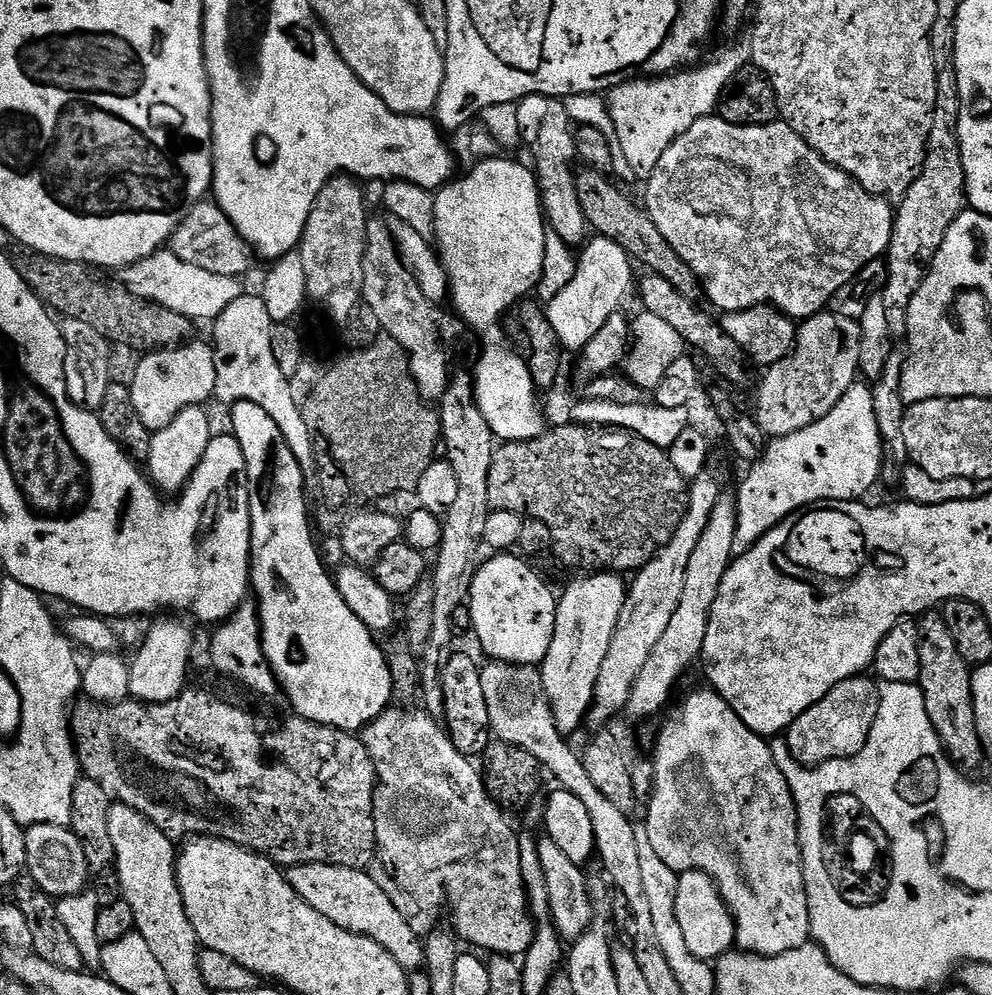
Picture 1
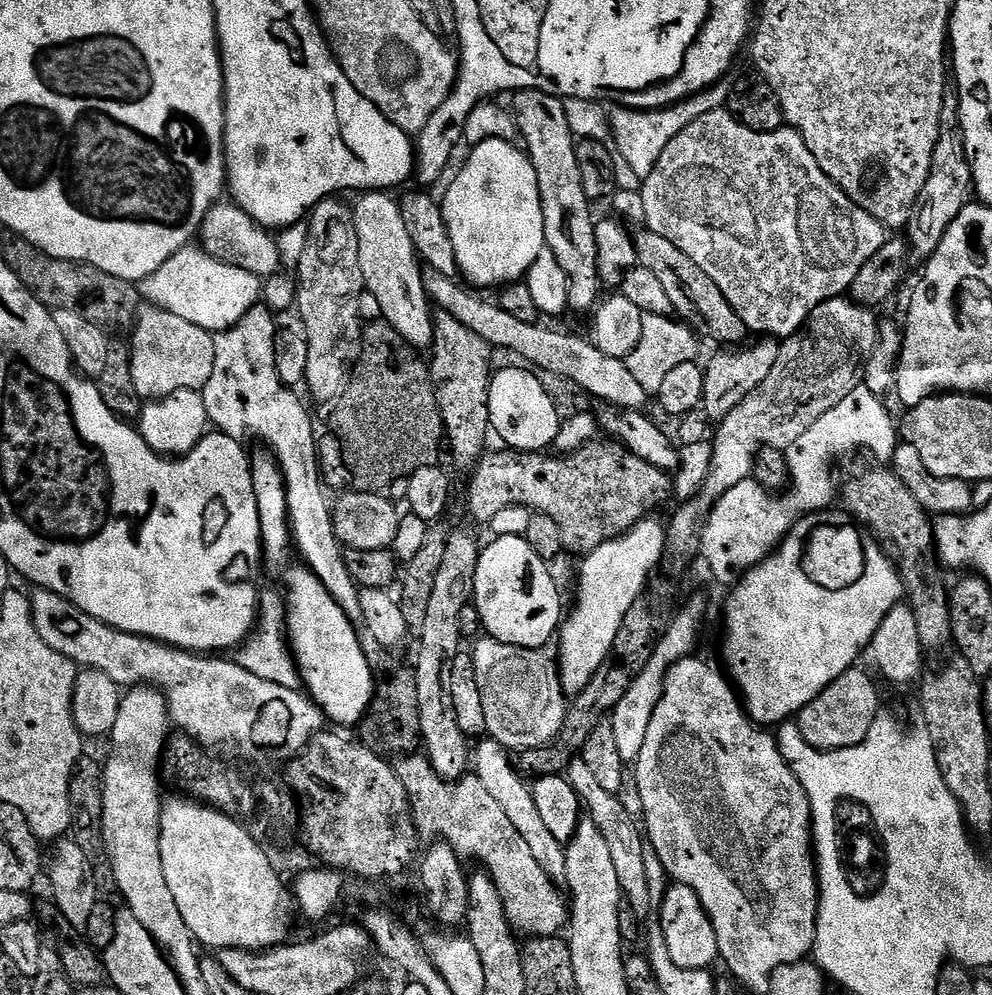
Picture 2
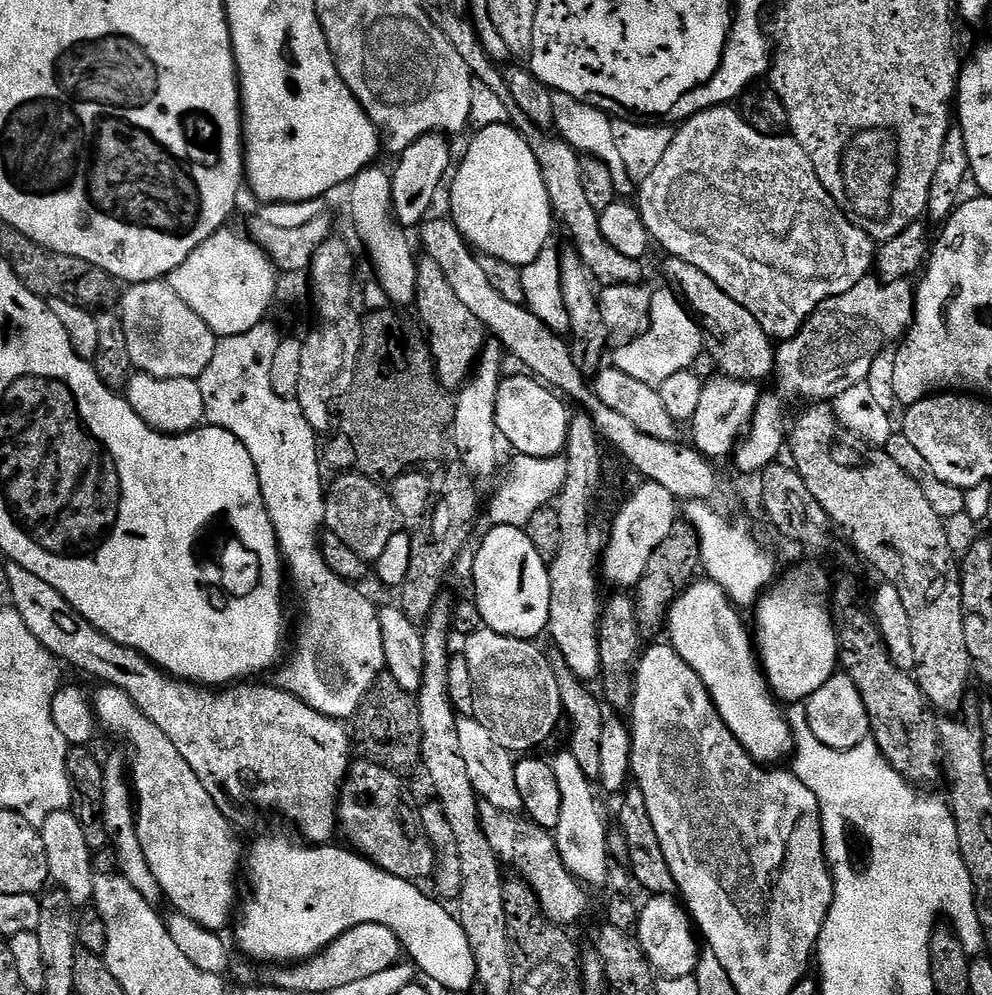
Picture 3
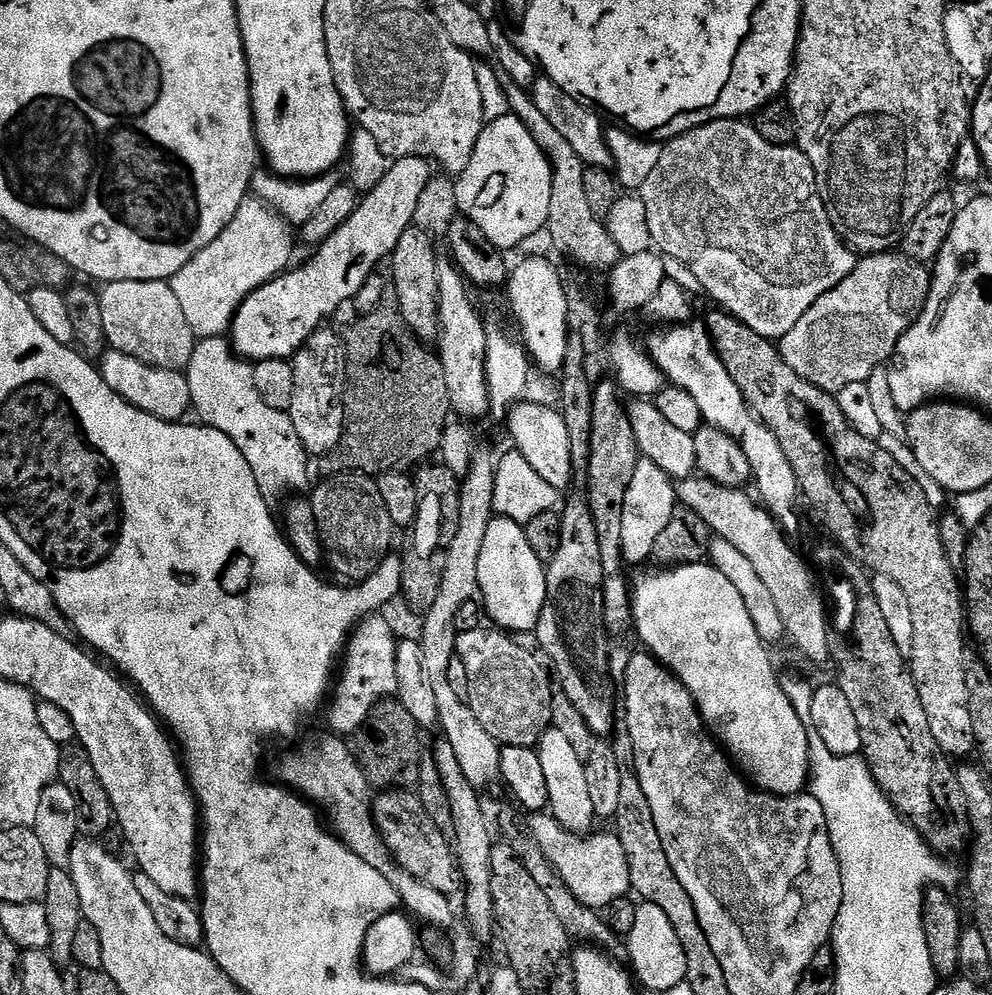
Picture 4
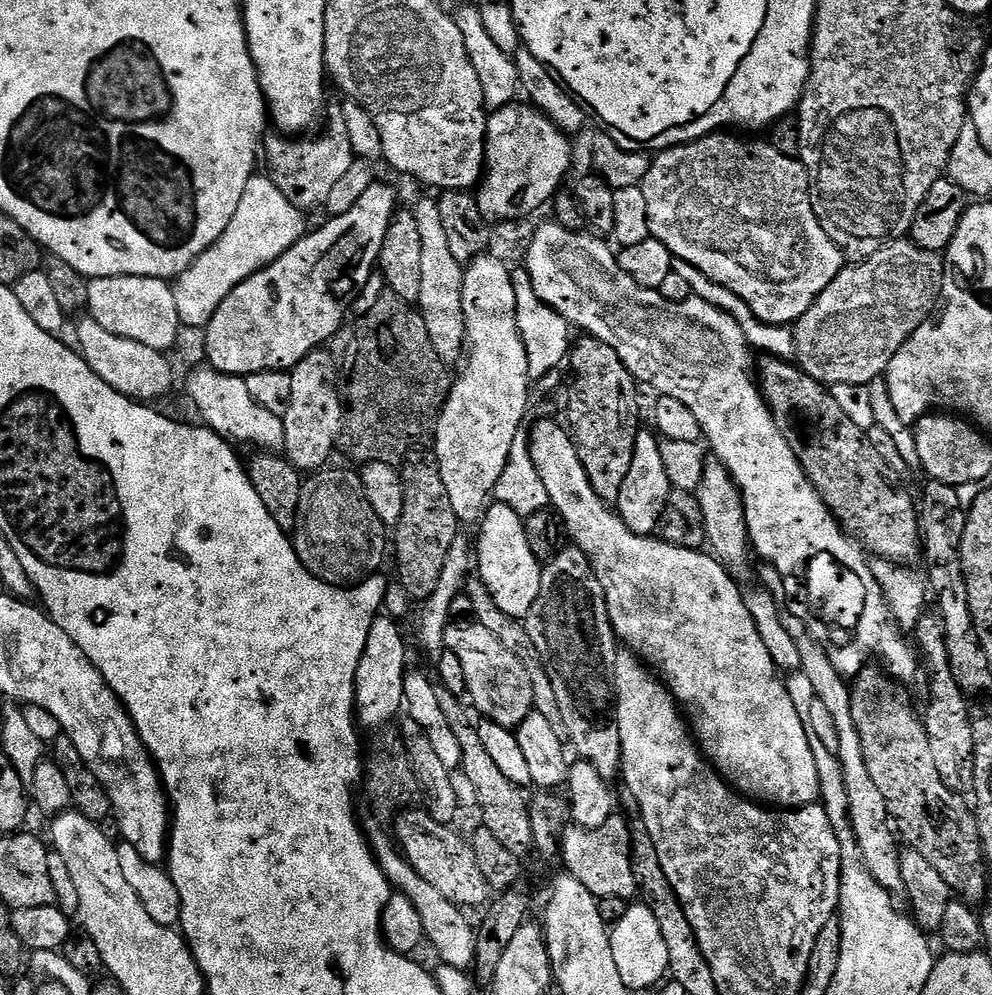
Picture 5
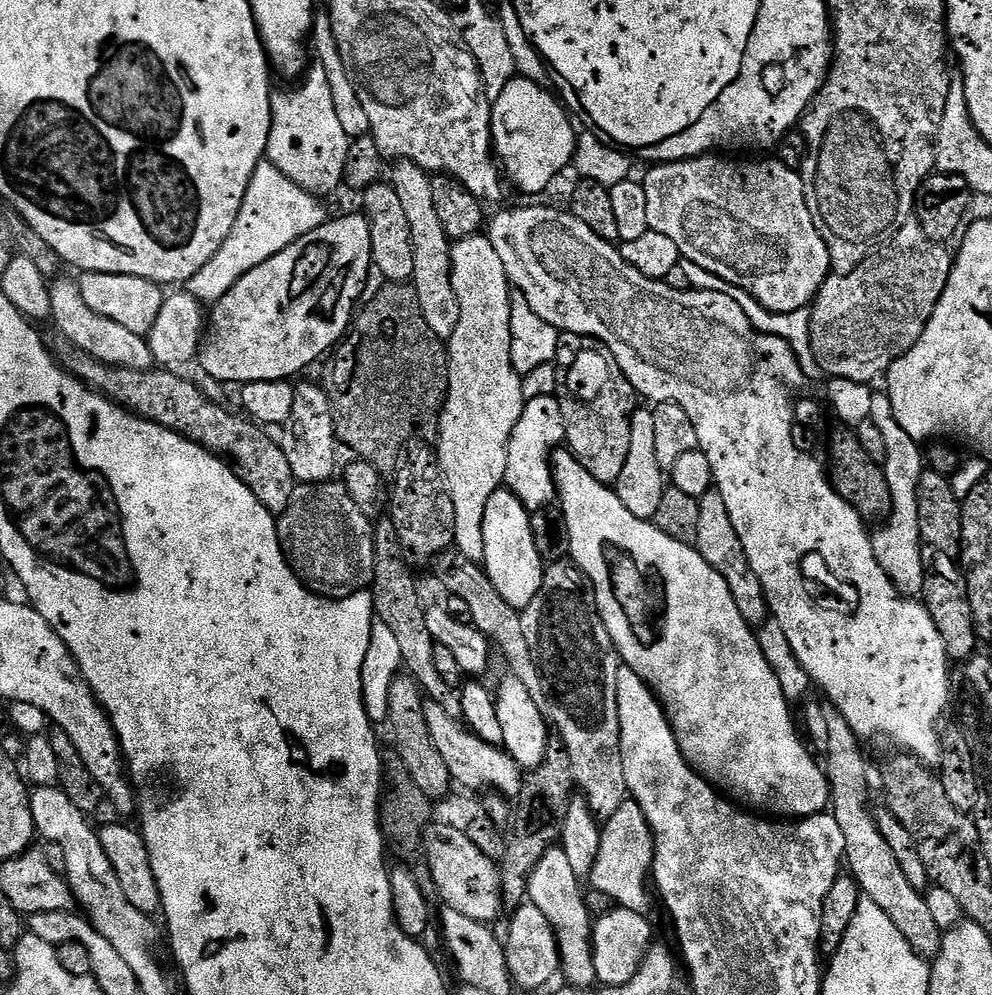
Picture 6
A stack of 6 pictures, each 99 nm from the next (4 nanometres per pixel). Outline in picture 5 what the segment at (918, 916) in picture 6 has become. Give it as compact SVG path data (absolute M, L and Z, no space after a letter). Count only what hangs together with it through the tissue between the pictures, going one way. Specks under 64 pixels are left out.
M792 614L785 619L784 625L786 626L786 630L790 630L790 638L794 638L794 642L798 644L798 654L802 654L799 671L806 674L811 695L815 697L815 699L822 701L826 706L826 710L830 710L830 716L834 718L834 726L838 730L838 746L836 747L835 755L838 757L842 770L844 771L844 788L848 791L850 816L854 821L856 841L860 847L860 858L863 860L864 865L867 866L868 873L874 878L874 882L878 882L878 886L882 886L893 894L903 893L904 883L902 882L902 870L900 869L901 849L899 847L896 848L898 840L894 835L893 825L890 823L886 802L882 798L882 793L878 791L878 786L874 786L874 782L870 778L870 770L866 770L866 758L862 754L862 742L858 736L858 726L854 726L852 690L849 681L845 679L845 677L840 676L838 670L834 670L834 662L832 661L829 649L827 647L824 649L823 646L808 633L809 625L805 623L805 621L798 619L795 614Z

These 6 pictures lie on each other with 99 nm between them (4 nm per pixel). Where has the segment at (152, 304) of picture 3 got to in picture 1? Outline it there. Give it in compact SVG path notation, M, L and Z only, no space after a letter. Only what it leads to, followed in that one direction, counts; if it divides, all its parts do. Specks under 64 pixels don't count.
M189 342L183 344L181 348L165 348L163 352L150 352L139 357L140 365L137 366L132 380L130 379L130 387L134 406L137 408L139 416L142 417L142 422L146 422L146 426L152 432L170 426L170 422L174 422L174 418L178 418L178 414L182 414L182 410L207 405L207 400L211 401L215 397L213 345L208 342L207 344L196 343Z

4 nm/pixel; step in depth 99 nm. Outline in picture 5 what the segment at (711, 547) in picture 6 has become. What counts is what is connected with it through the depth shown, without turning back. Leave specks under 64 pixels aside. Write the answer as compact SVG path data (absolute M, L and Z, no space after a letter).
M712 458L705 463L702 482L695 494L698 506L702 506L702 518L706 522L706 544L711 555L715 556L733 577L741 578L740 576L748 572L750 541L740 487L732 481L732 475L726 470L723 462Z

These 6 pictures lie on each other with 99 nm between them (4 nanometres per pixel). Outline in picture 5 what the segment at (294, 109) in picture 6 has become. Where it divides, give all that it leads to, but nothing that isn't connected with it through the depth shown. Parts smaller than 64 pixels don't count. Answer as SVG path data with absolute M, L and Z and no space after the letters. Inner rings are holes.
M329 101L324 111L326 126L318 134L285 136L267 133L262 141L262 162L266 175L303 212L327 205L332 187L350 170L356 157L350 143L343 103ZM318 134L318 135L316 135ZM316 135L316 136L312 136Z

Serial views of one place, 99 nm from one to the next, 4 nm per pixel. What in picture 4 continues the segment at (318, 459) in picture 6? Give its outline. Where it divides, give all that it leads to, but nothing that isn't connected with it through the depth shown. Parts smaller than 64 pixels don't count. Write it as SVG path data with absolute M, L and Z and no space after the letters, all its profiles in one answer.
M332 326L316 329L290 363L294 370L294 394L286 411L298 430L298 438L309 457L324 456L336 452L344 437L344 393L348 382L348 355L344 349L341 333Z

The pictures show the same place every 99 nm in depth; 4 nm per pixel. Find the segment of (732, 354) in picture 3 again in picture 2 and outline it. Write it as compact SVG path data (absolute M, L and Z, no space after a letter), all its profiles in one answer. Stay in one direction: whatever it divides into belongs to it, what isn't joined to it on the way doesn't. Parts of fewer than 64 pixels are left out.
M641 230L640 233L637 231L634 241L636 243L637 265L650 270L650 274L654 274L654 278L658 278L662 290L666 290L666 298L670 298L673 313L683 323L695 329L701 337L709 336L710 339L717 340L720 346L740 346L749 339L750 333L747 326L730 306L730 302L726 302L726 294L722 294L722 290L718 290L718 286L714 286L714 278L710 278L710 274L706 274L706 270L702 270L702 266L698 266L698 262L694 262L694 258L688 257L683 250L678 250L678 246L674 246L674 242L670 242L670 238L662 238L647 230Z

